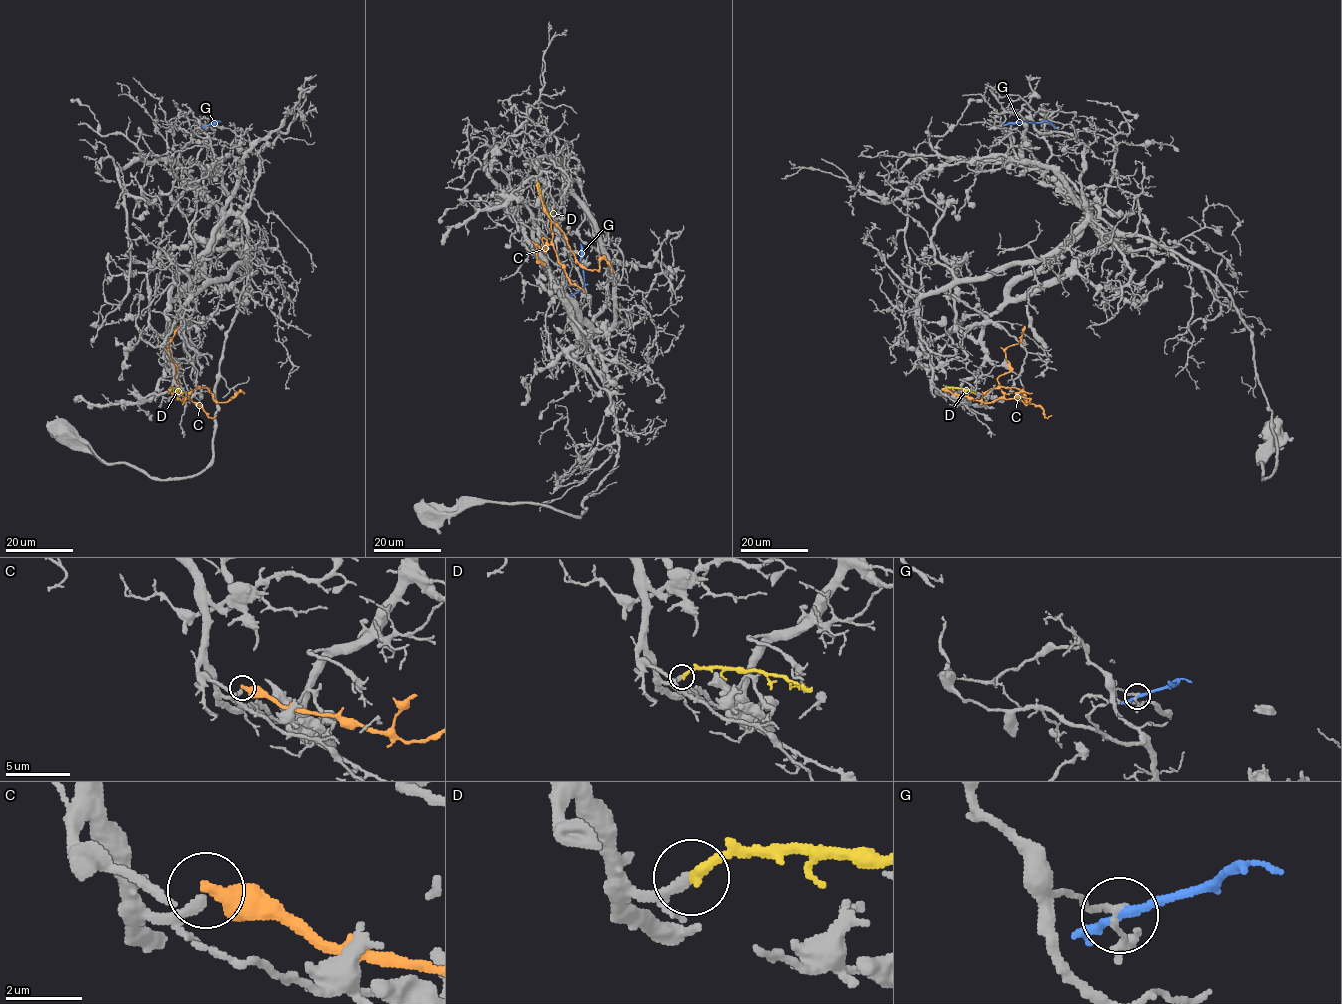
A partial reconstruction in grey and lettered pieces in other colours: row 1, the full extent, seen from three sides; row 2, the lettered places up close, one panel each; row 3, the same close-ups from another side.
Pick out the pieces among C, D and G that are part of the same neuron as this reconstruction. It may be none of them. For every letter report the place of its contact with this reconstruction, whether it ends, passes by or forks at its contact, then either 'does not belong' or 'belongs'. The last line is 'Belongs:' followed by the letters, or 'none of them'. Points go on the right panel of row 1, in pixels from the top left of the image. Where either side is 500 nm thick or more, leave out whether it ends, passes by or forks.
C: contact (942, 389); it ends; does not belong
D: contact (942, 390); it ends; belongs
G: contact (1053, 125); it passes by; does not belong
Belongs: D

